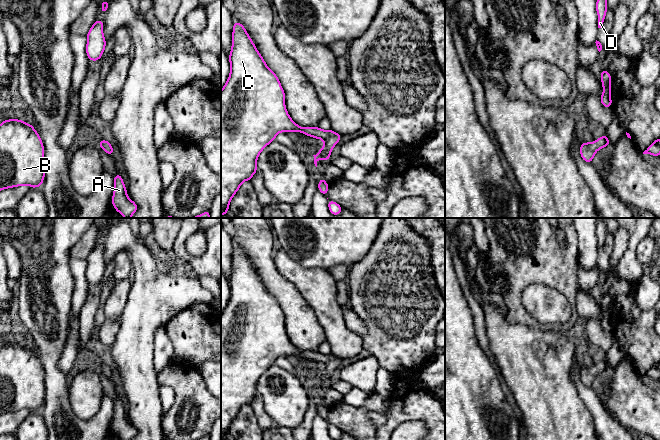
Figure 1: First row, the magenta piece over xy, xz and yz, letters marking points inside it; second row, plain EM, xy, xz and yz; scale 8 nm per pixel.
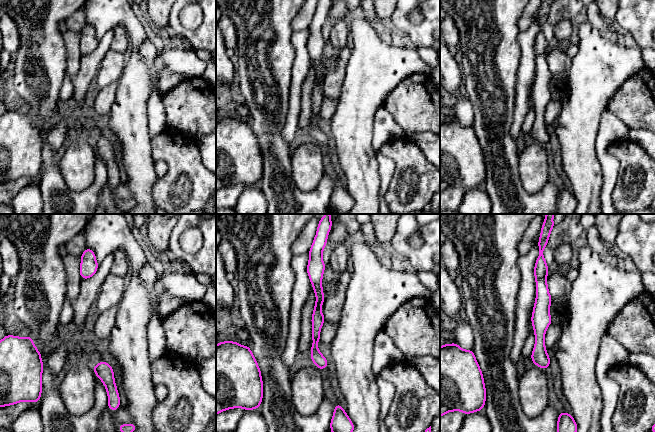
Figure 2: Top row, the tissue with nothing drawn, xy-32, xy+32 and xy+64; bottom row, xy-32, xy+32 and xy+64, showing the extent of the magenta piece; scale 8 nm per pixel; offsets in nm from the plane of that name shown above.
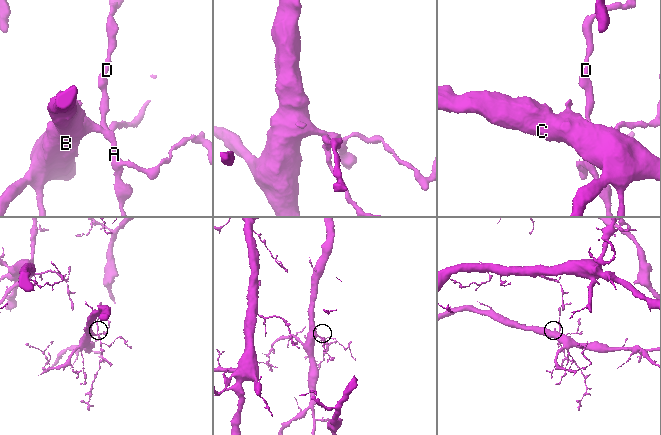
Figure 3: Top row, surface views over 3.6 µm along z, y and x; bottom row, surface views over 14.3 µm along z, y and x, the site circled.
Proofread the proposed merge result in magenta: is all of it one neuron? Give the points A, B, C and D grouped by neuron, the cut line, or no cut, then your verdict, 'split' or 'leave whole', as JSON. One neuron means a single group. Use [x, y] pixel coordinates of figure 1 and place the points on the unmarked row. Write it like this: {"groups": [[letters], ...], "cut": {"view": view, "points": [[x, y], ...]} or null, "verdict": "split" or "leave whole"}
{"groups": [["A", "B", "C", "D"]], "cut": null, "verdict": "leave whole"}

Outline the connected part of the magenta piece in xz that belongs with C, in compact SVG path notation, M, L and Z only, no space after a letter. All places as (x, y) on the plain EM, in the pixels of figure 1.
M234 245L232 257L232 272L229 278L230 299L221 314L221 440L229 437L231 423L239 414L243 405L250 405L257 396L256 386L261 375L275 364L279 356L301 356L316 363L322 363L325 368L314 380L317 391L319 383L329 385L333 371L340 366L341 358L319 351L300 351L289 340L285 331L285 316L276 298L267 291L266 286L258 276L244 250Z

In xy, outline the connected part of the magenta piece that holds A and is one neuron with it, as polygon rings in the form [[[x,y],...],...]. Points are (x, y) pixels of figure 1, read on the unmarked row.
[[[116,396],[114,401],[114,417],[112,420],[112,429],[122,440],[132,440],[138,430],[127,419],[127,412],[124,409],[120,398]]]

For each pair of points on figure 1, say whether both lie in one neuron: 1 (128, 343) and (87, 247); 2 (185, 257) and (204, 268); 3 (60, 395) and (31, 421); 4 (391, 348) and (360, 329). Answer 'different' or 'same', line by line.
1: different
2: same
3: different
4: different

